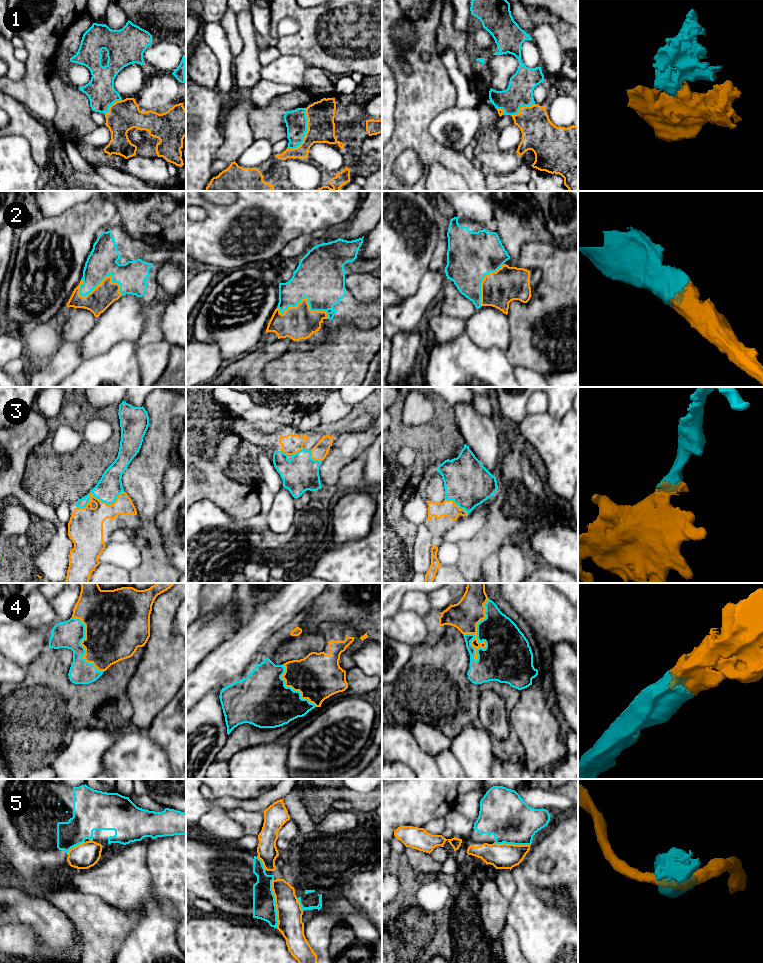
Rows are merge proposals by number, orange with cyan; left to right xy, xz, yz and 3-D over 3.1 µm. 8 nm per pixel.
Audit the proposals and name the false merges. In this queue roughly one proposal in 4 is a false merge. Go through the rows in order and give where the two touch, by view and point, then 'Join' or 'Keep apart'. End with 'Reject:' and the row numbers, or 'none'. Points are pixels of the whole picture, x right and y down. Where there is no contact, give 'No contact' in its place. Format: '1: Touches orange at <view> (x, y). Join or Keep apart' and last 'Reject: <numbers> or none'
1: Touches orange at xz (306, 132). Join
2: Touches orange at xy (103, 280). Join
3: Touches orange at xy (101, 501). Join
4: Touches orange at yz (476, 629). Join
5: Touches orange at xz (275, 903). Keep apart
Reject: 5

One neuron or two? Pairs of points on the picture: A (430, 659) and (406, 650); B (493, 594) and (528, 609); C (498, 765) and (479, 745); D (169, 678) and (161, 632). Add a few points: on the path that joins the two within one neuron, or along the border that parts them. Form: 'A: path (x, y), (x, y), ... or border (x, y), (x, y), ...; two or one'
A: border (414, 646), (412, 657), (399, 672); two
B: border (499, 593), (520, 616); two
C: border (495, 757), (490, 768); two
D: path (166, 667), (166, 655), (162, 643); one

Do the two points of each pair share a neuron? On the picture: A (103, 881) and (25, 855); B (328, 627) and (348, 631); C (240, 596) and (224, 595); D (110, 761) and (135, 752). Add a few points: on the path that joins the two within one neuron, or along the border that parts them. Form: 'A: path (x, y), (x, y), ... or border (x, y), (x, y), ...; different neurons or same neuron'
A: border (70, 866), (60, 871), (43, 869); different neurons
B: path (333, 631), (343, 631); same neuron
C: border (234, 593), (231, 598); different neurons
D: path (116, 761), (126, 761), (129, 758); same neuron

